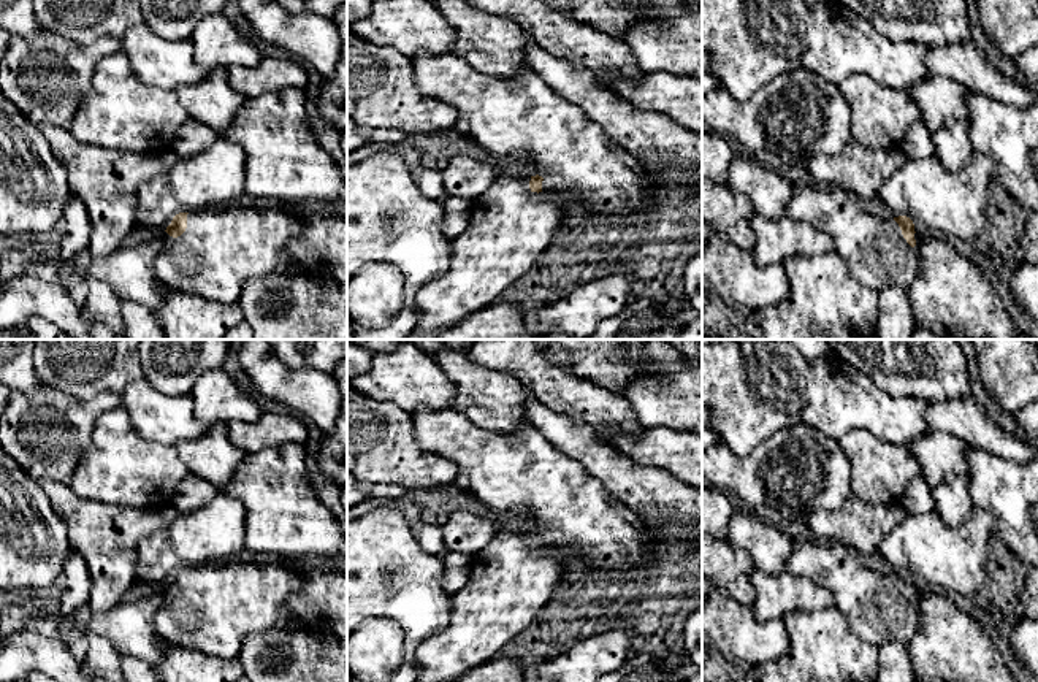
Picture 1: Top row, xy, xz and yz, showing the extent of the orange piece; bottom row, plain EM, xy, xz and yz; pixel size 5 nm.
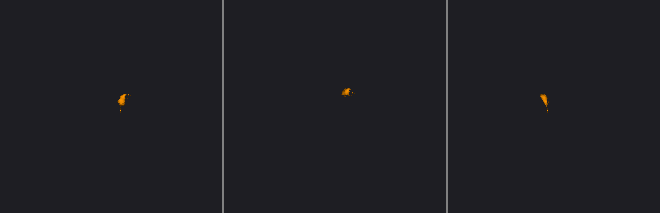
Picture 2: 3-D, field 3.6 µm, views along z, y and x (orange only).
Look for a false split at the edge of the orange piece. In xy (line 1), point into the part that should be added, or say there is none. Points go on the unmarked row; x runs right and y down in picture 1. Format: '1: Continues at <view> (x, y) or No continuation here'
1: Continues at xy (221, 605)

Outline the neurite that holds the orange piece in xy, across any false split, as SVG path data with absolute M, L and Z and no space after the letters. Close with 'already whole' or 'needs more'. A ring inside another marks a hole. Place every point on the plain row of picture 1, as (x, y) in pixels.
M225 561L179 568L160 593L163 604L154 625L168 642L203 655L233 660L250 634L306 628L288 609L288 600L301 585L303 574L279 563Z; needs more

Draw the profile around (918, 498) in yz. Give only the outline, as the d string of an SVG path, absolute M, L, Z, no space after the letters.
M921 477L913 479L906 485L900 504L910 514L927 514L927 512L932 512L935 509L932 489Z

